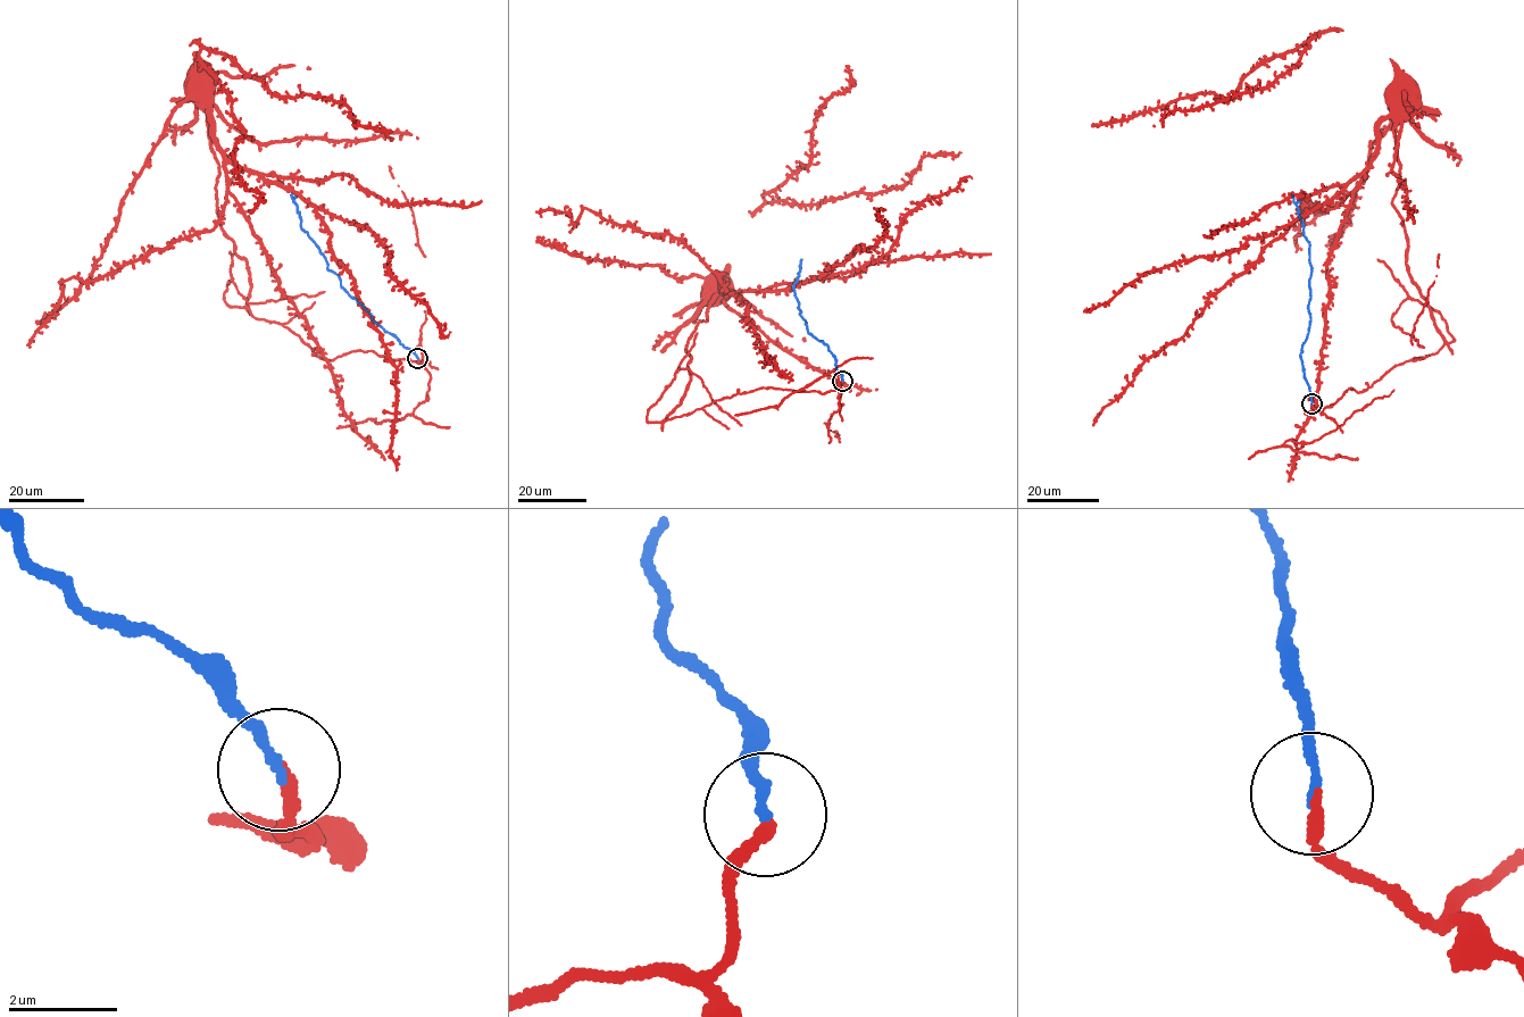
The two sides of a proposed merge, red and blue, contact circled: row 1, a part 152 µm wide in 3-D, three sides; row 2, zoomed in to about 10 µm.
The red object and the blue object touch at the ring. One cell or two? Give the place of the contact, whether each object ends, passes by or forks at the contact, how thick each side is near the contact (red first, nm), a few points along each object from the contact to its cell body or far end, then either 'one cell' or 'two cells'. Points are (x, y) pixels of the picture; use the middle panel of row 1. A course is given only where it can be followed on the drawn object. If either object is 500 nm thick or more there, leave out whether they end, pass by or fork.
(842, 381) | red ends | blue ends | 220/170 nm | red via (842, 381), (666, 419), (719, 288), (822, 276), (885, 235), (881, 209) | blue via (842, 380), (827, 344), (808, 333), (800, 314), (793, 285), (801, 259) | one cell

